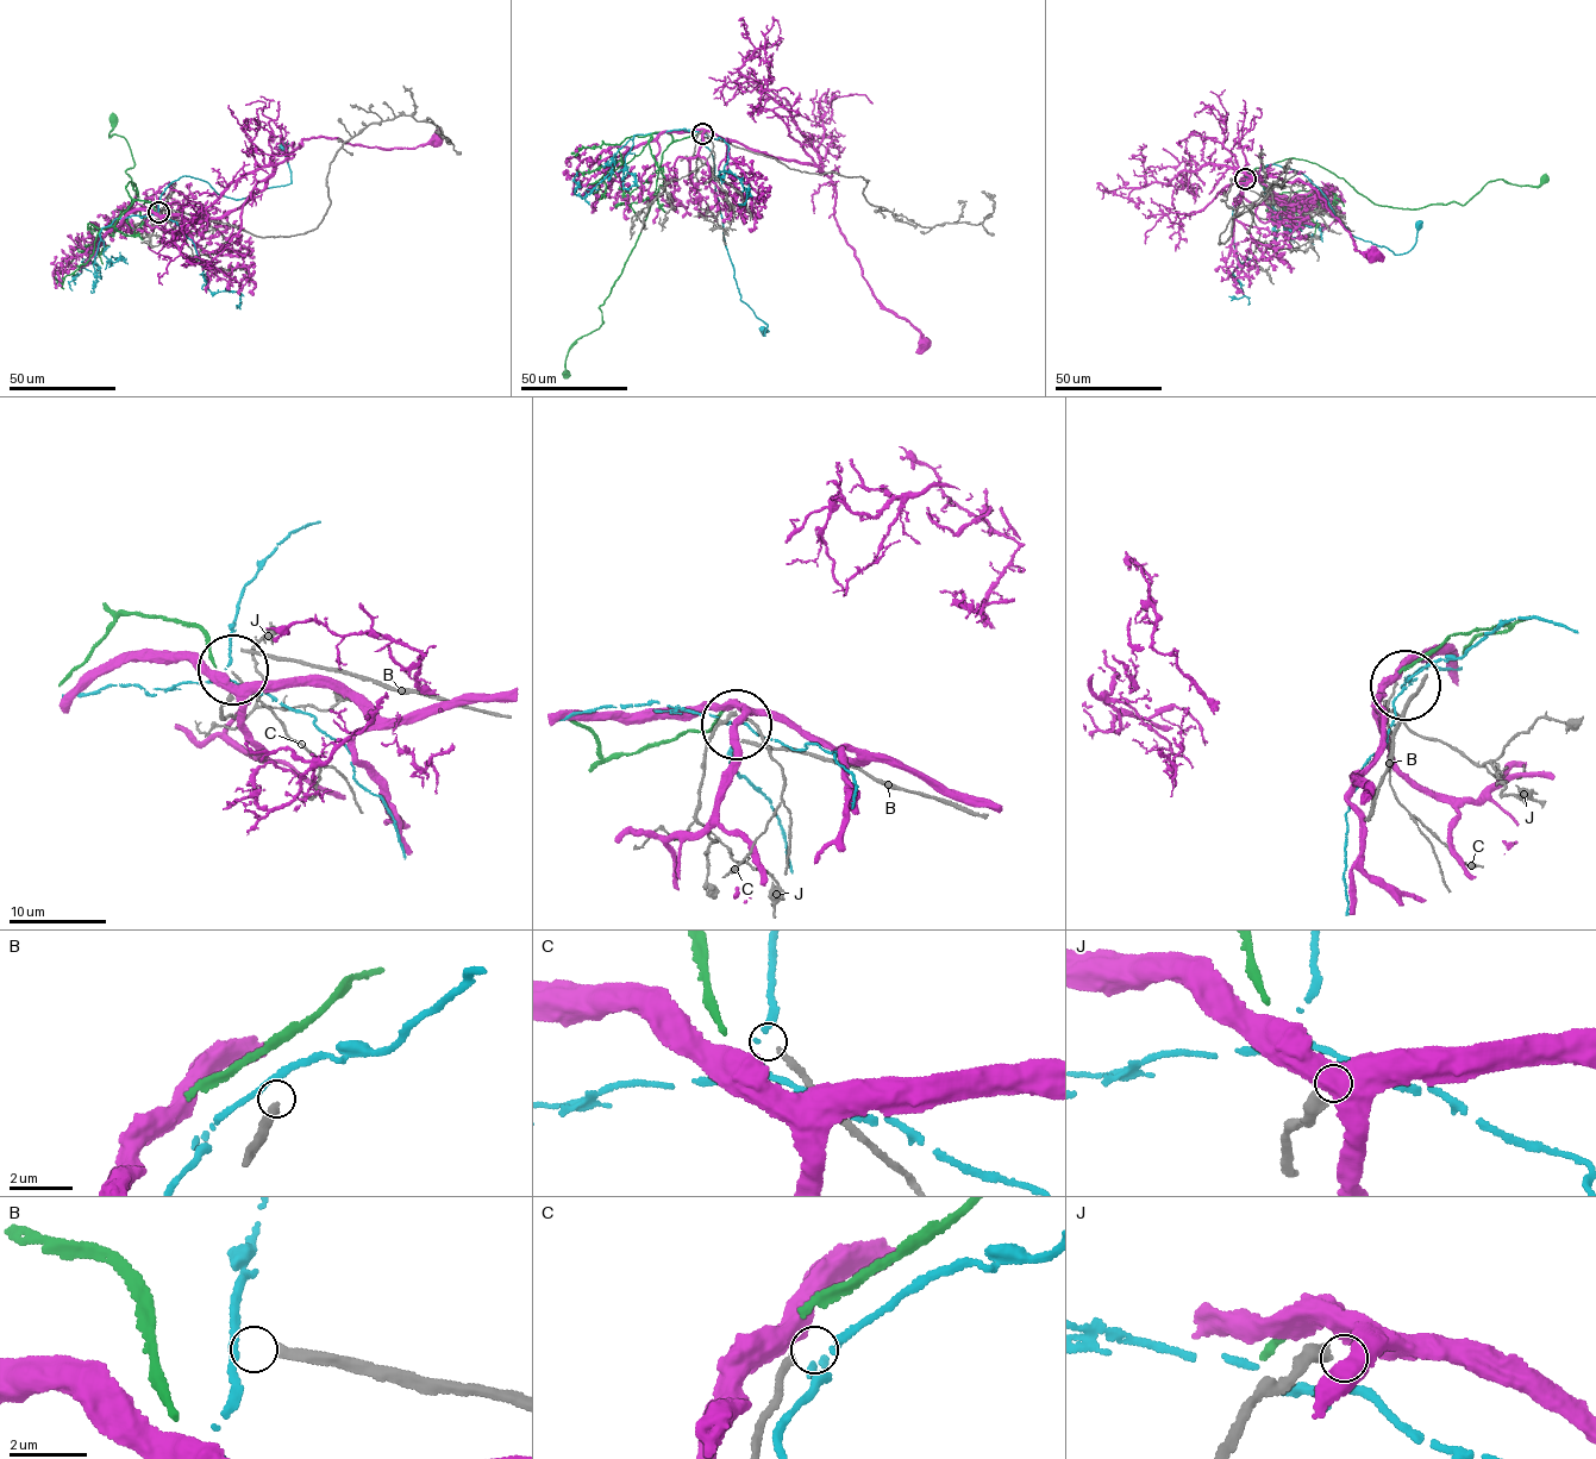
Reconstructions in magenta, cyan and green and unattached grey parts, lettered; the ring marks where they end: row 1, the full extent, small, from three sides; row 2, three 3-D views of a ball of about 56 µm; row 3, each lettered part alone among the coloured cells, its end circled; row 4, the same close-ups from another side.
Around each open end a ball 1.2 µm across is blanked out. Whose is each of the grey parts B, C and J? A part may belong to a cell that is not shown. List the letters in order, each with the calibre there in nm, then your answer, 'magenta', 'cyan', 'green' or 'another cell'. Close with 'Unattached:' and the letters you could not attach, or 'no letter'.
B: 280 nm | another cell
C: 190 nm | cyan
J: 400 nm | another cell
Unattached: B, J

